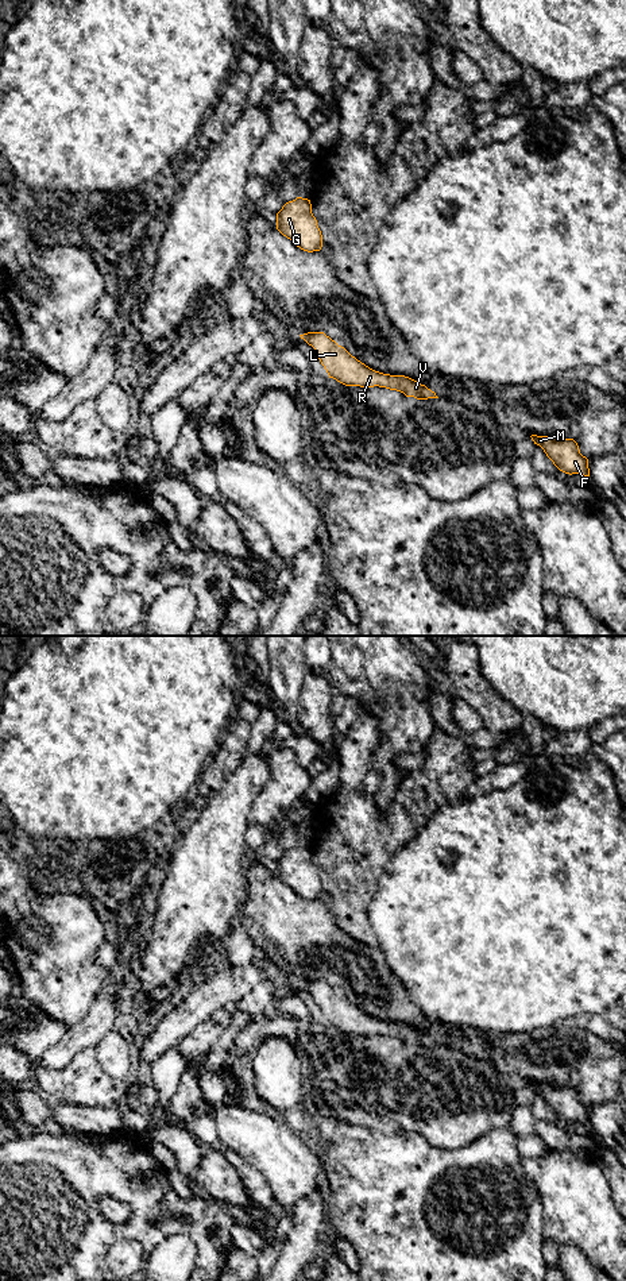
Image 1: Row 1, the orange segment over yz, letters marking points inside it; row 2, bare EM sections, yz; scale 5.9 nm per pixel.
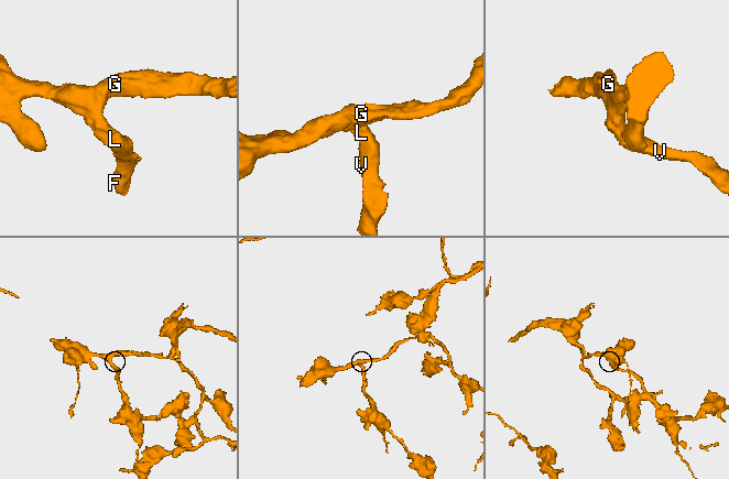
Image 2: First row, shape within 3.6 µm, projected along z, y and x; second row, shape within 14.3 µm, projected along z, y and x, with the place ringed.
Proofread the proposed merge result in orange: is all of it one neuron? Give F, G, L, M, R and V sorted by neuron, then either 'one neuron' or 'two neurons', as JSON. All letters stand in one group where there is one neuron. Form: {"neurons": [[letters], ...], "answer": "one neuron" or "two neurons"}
{"neurons": [["F", "G", "L", "M", "R", "V"]], "answer": "one neuron"}

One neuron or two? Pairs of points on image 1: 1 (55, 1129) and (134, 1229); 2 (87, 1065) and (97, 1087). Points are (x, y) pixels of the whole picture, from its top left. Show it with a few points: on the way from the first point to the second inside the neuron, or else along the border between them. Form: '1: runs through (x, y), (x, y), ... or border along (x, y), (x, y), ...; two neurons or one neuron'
1: border along (89, 1134), (80, 1137), (33, 1131), (29, 1135); two neurons
2: runs through (87, 1071), (87, 1076), (92, 1081); one neuron

